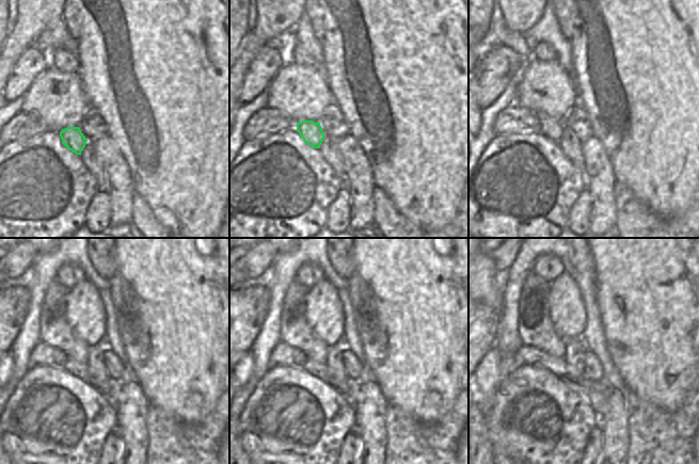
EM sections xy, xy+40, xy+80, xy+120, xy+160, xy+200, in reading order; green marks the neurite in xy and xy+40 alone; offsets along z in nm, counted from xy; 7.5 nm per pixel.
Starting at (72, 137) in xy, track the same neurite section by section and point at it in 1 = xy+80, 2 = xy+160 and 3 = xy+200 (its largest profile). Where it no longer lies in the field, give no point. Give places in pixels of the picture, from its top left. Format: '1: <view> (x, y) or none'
1: xy+80 (552, 128)
2: xy+160 (294, 330)
3: xy+200 (536, 329)

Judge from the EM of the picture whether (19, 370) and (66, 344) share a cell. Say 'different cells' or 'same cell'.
different cells

